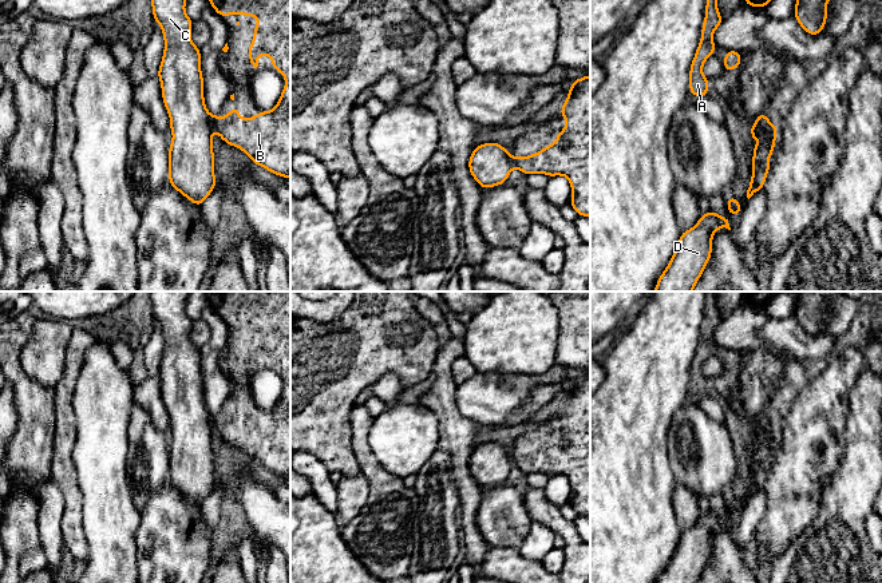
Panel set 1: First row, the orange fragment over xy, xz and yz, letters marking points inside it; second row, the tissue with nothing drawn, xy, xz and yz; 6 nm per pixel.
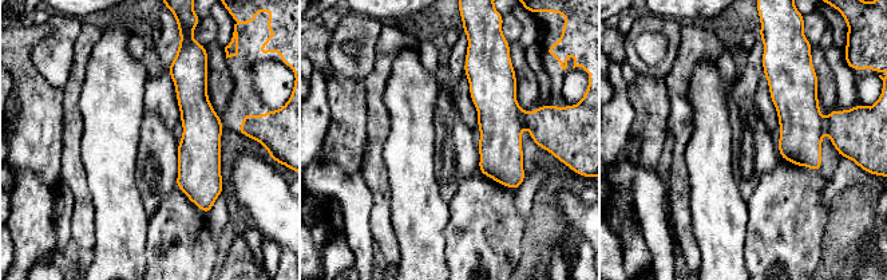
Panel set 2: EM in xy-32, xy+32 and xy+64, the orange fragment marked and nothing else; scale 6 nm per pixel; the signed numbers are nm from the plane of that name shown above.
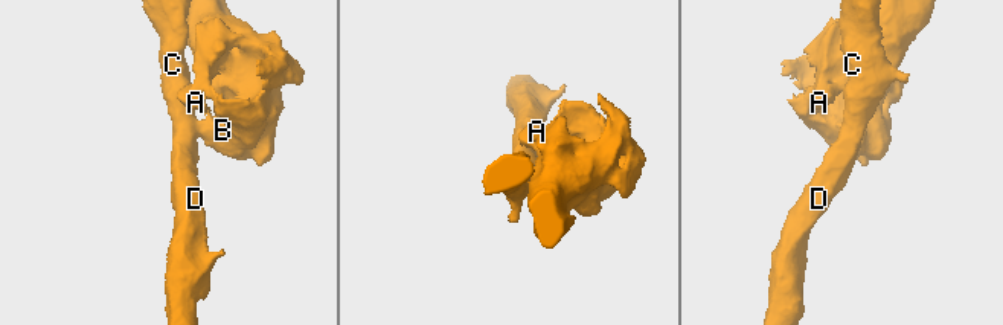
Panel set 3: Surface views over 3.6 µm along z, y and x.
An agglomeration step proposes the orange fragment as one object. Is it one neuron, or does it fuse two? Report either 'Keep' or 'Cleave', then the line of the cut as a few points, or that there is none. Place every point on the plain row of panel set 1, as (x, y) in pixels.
Cleave. Split along xz (511, 457), (515, 465)

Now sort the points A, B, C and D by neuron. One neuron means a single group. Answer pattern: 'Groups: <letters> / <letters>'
Groups: A B / C D

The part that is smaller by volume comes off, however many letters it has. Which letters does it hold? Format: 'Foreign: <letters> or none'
Foreign: A, B

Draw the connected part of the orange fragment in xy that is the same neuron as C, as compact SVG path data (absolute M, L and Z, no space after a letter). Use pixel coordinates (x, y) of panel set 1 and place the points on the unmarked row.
M150 292L153 318L161 325L165 349L157 376L170 416L169 481L195 505L217 485L213 415L206 409L201 348L190 338L193 320L185 312L190 292Z

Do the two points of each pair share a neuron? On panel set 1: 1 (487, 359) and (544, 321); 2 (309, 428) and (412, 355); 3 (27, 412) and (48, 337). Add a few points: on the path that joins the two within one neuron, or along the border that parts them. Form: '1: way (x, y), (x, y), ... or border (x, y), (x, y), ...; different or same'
1: way (501, 349), (530, 321); same
2: way (332, 401), (378, 356), (386, 356); same
3: border (22, 352), (22, 368), (40, 384), (52, 389); different

